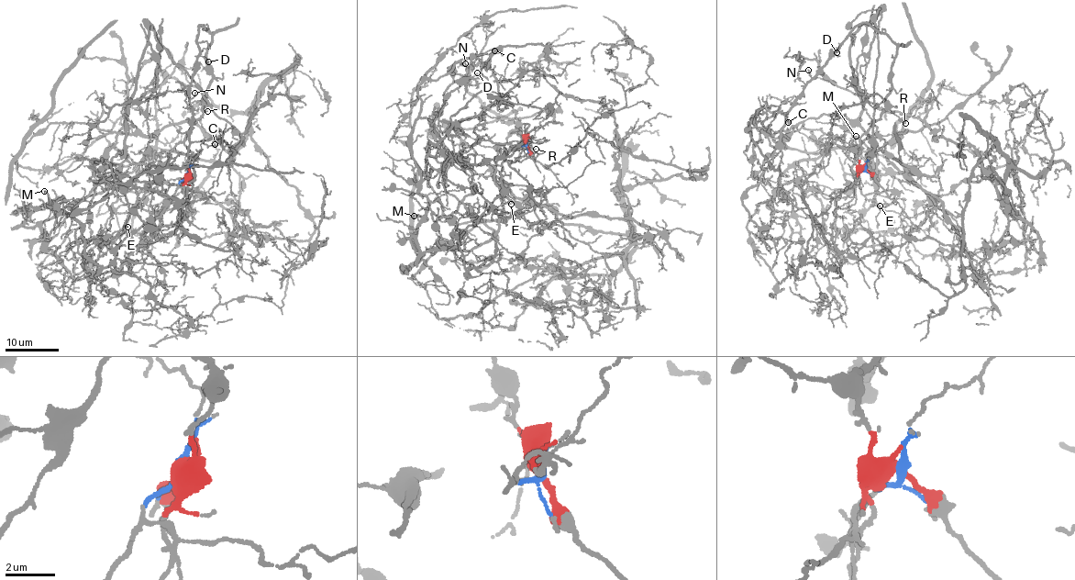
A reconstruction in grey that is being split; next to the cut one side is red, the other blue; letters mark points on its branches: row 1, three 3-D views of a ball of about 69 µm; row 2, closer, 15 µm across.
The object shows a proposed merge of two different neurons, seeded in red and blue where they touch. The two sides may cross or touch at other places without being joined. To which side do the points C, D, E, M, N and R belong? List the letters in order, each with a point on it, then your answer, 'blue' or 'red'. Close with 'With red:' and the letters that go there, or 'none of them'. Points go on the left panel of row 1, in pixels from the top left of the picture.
C: (215, 144) | red
D: (208, 61) | red
E: (127, 227) | red
M: (44, 191) | blue
N: (194, 93) | red
R: (207, 111) | red
With red: C, D, E, N, R

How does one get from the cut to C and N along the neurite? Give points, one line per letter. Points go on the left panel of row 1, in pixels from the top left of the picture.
C: (186, 175), (193, 156), (186, 134), (213, 77), (212, 34), (200, 26), (189, 139), (216, 144)
N: (186, 175), (193, 156), (186, 134), (213, 77), (212, 34), (200, 26), (190, 100), (195, 93)

